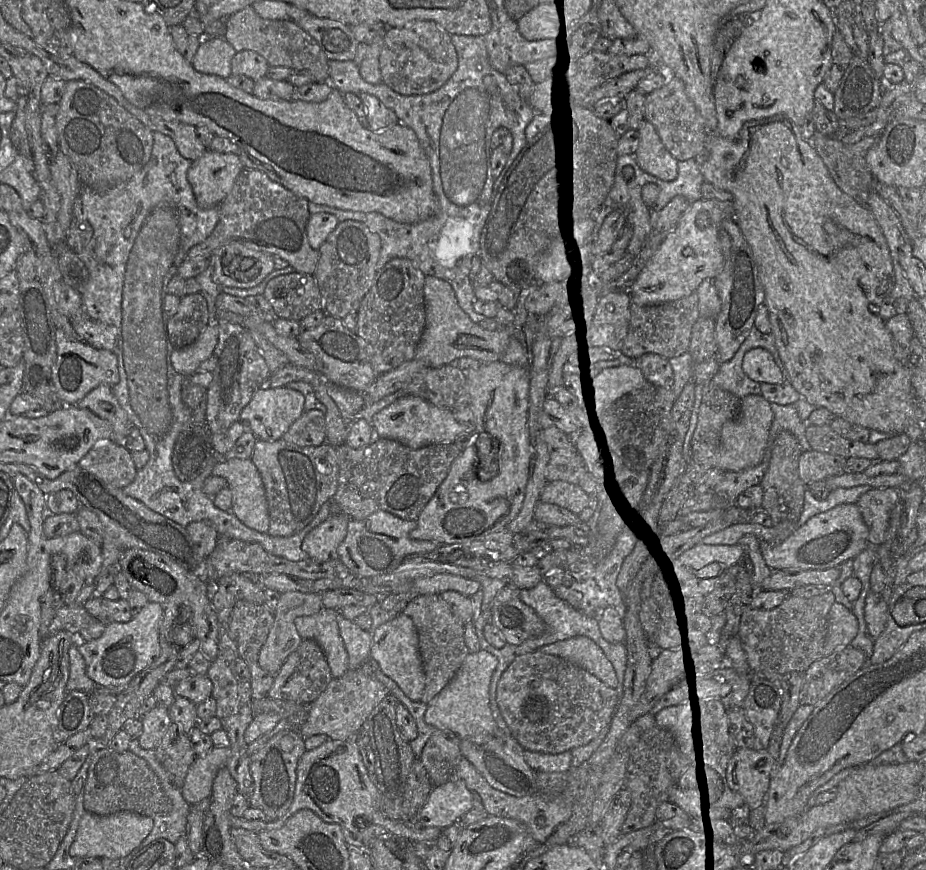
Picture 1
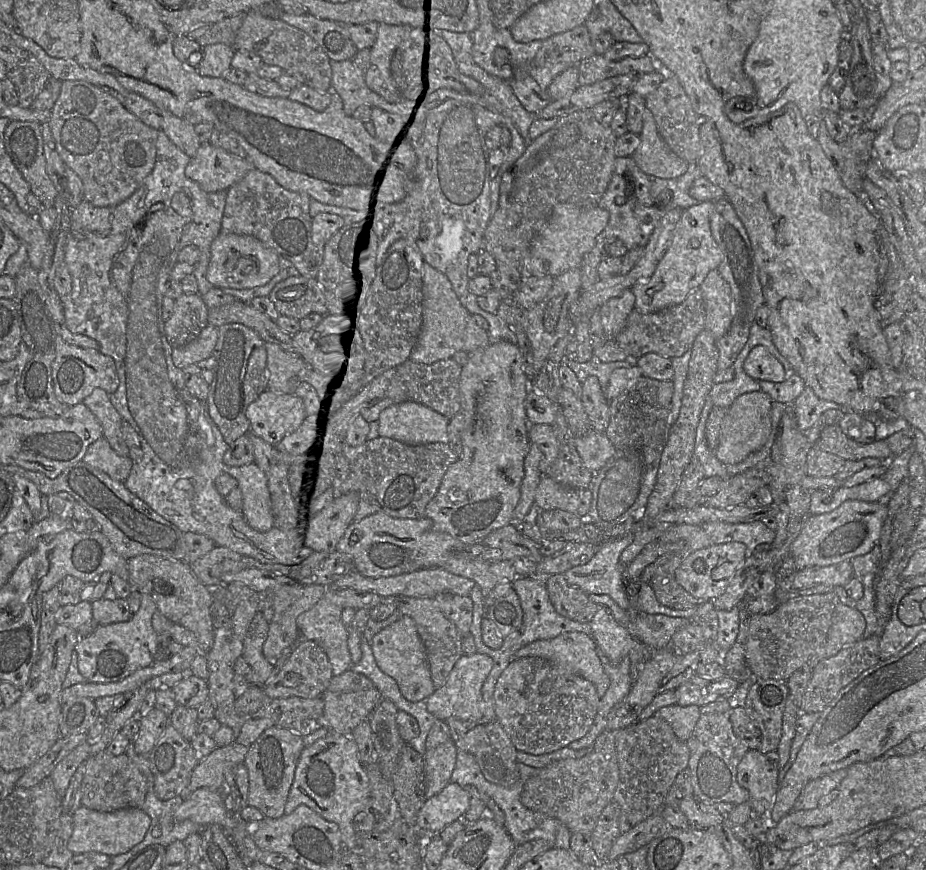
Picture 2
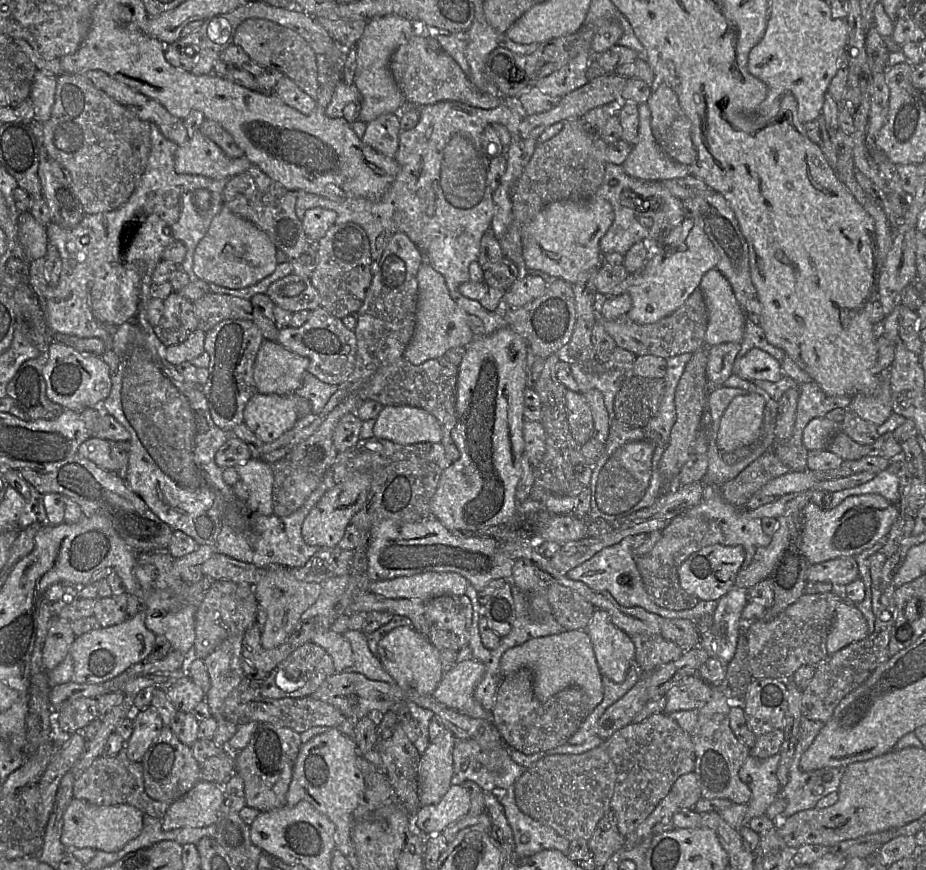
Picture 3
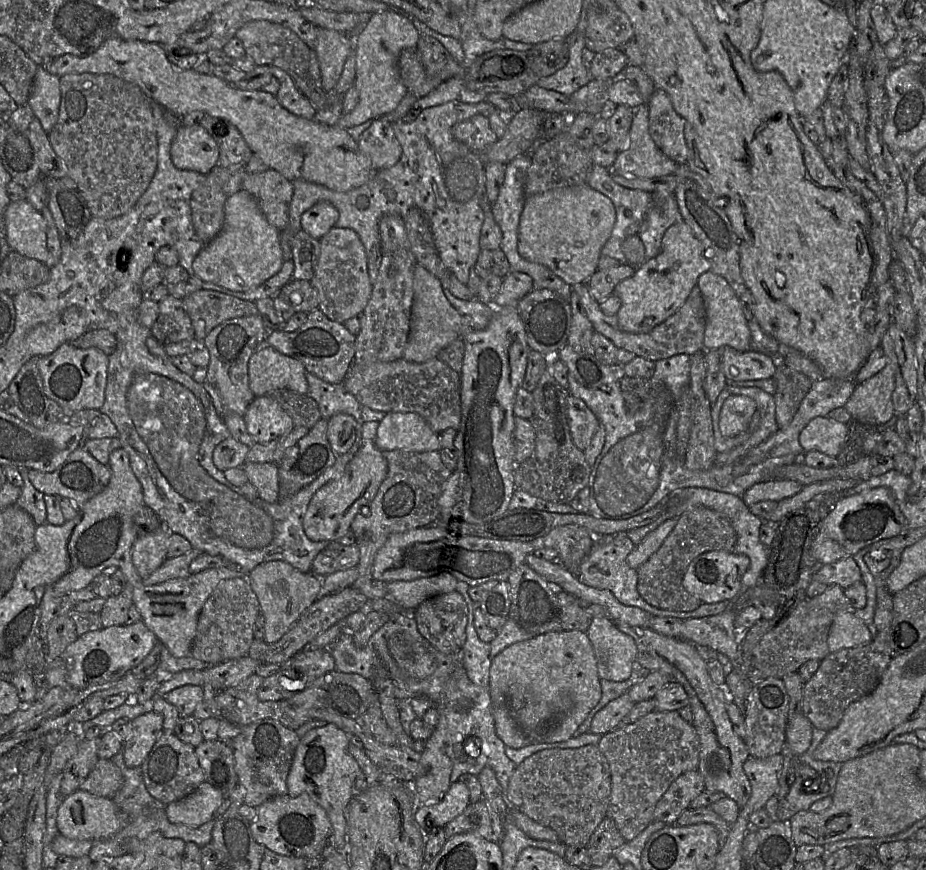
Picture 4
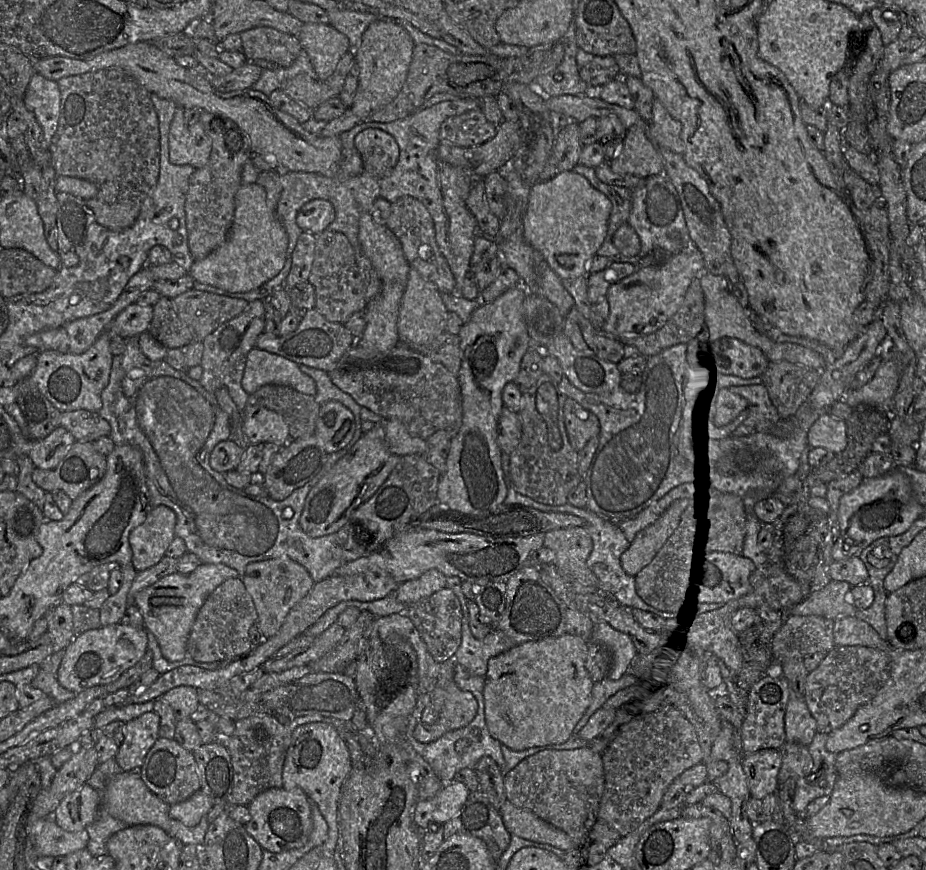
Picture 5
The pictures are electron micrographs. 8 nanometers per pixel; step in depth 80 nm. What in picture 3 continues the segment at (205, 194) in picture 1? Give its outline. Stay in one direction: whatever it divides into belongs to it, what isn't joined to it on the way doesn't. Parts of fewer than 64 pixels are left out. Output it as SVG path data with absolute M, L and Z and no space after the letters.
M200 130L190 135L175 154L175 171L178 174L201 175L215 180L231 179L250 169L246 156L231 158Z

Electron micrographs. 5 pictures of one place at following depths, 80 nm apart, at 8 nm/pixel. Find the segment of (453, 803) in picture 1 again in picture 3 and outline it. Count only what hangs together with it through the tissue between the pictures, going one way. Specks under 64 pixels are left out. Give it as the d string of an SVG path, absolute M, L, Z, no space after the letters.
M451 785L438 804L420 806L415 823L423 835L437 835L468 814L470 795L461 785Z

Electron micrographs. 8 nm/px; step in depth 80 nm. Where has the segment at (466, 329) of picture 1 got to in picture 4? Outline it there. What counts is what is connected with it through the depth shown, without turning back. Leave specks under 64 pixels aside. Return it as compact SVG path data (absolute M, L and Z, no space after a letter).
M418 264L414 270L413 290L410 331L403 358L410 362L423 363L437 358L442 349L461 337L462 316L446 298L441 281Z

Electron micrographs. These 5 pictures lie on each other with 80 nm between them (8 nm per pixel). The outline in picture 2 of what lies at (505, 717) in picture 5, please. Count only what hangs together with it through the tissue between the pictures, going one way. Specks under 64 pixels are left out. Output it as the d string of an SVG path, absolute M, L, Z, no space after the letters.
M563 632L555 638L536 640L516 651L514 654L514 659L528 656L543 658L569 673L576 674L590 681L595 685L600 698L604 696L609 687L610 680L605 673L601 659L597 654L597 645L592 636L589 636L583 632Z

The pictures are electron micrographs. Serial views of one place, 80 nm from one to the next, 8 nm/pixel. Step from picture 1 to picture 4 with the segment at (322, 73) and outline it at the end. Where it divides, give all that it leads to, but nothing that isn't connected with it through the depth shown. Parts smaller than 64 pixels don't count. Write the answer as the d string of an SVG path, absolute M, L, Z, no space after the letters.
M254 20L245 23L235 34L244 47L245 55L260 66L275 66L286 72L294 81L296 87L305 95L316 111L327 108L343 95L335 92L325 92L319 82L309 75L311 49L289 28L266 20Z

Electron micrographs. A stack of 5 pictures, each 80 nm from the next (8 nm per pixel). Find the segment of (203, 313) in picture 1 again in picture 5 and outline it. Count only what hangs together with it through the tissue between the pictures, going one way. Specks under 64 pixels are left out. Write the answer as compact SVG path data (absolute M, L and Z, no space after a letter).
M162 297L153 306L148 332L167 349L180 348L192 342L189 329L177 316L172 300Z

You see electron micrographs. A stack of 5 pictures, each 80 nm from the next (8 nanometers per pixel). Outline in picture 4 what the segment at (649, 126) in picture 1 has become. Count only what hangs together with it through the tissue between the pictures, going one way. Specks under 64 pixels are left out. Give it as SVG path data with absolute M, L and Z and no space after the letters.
M644 102L635 110L626 149L618 153L612 172L641 178L673 175L678 163L666 156L649 134L649 109Z

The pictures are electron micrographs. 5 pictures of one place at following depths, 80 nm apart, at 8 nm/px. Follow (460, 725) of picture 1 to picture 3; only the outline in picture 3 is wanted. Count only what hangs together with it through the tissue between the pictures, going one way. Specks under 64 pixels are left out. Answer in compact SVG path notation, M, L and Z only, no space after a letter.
M475 659L456 663L446 672L433 697L447 707L464 714L469 699L472 702L475 688L485 674L485 665Z

